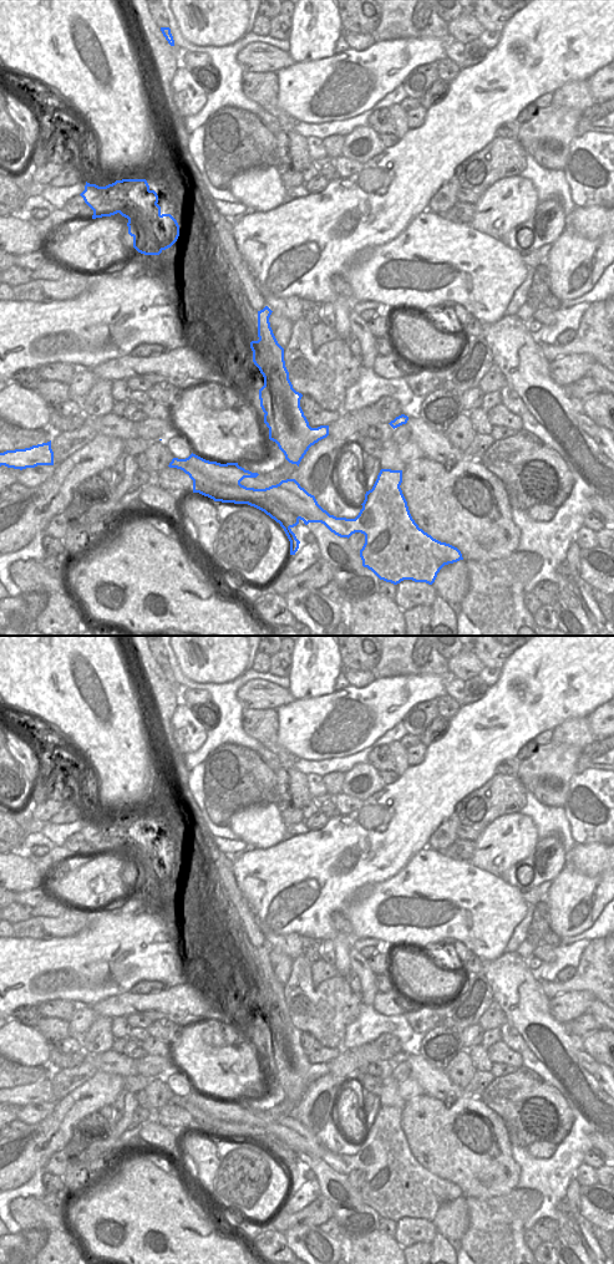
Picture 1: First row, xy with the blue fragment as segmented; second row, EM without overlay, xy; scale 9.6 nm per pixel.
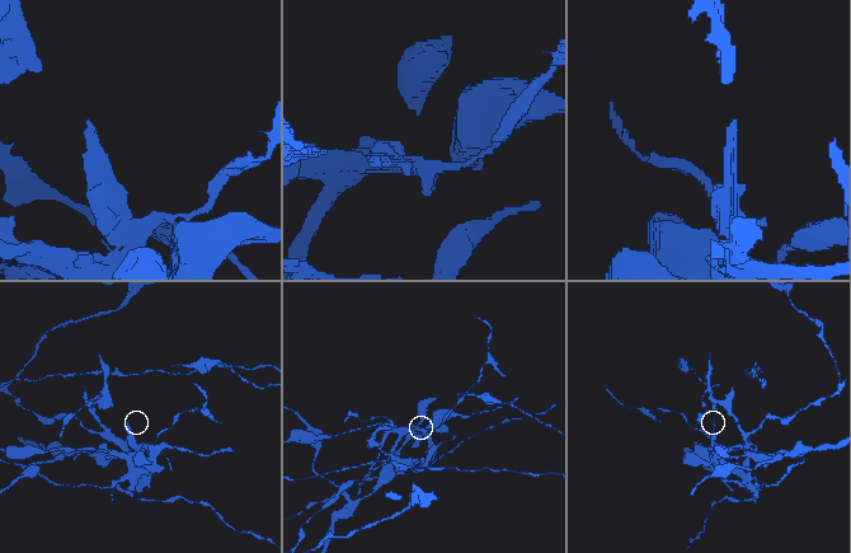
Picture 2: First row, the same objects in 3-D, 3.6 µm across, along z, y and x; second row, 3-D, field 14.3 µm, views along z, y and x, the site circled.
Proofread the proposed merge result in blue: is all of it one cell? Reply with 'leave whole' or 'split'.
split

